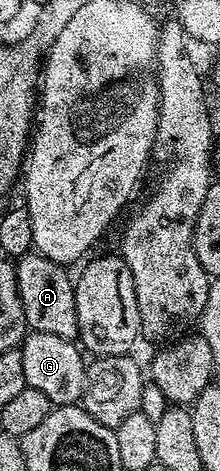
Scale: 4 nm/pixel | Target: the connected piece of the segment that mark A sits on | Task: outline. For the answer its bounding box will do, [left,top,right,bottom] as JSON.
[16,251,79,341]

